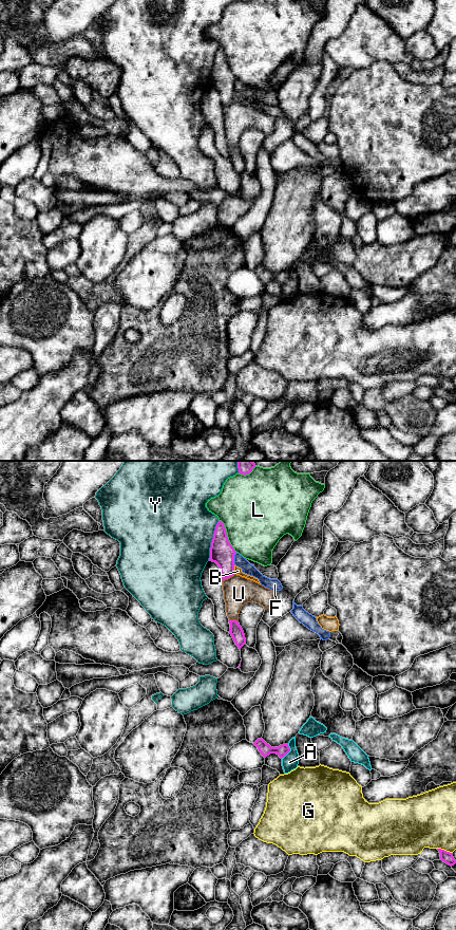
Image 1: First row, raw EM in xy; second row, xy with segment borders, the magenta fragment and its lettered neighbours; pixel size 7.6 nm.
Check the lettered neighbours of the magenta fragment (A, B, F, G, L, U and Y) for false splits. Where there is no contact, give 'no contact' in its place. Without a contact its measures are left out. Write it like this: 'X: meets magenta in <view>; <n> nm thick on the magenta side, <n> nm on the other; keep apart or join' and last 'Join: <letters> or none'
A: meets magenta in xy; 90 nm thick on the magenta side, 120 nm on the other; keep apart
B: meets magenta in xy; 180 nm thick on the magenta side, 60 nm on the other; keep apart
F: meets magenta in xy; 180 nm thick on the magenta side, 90 nm on the other; keep apart
G: meets magenta in xy; 90 nm thick on the magenta side, 400 nm on the other; keep apart
L: meets magenta in xy; 180 nm thick on the magenta side, 460 nm on the other; keep apart
U: meets magenta in xy; 180 nm thick on the magenta side, 220 nm on the other; keep apart
Y: meets magenta in xy; 180 nm thick on the magenta side, 480 nm on the other; keep apart
Join: none

